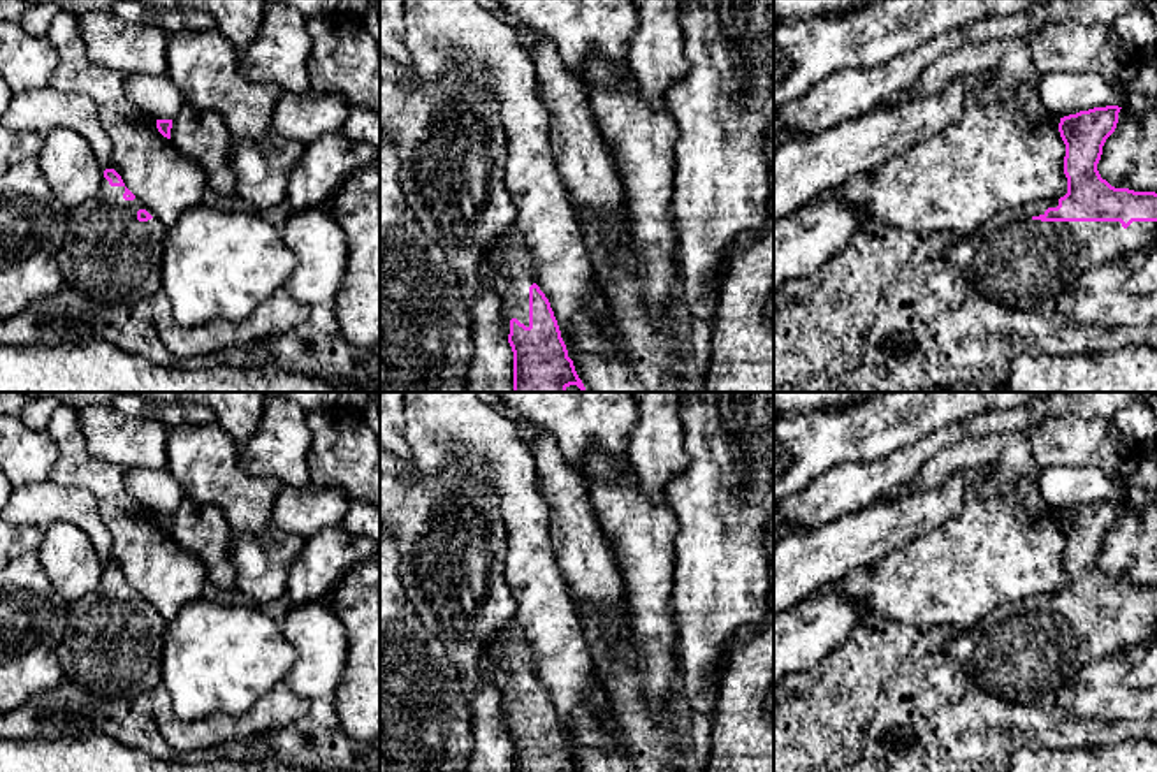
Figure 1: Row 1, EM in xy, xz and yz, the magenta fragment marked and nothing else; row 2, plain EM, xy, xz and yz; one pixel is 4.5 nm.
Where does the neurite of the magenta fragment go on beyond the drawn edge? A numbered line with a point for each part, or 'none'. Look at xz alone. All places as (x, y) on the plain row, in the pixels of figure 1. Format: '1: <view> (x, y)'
1: xz (509, 663)

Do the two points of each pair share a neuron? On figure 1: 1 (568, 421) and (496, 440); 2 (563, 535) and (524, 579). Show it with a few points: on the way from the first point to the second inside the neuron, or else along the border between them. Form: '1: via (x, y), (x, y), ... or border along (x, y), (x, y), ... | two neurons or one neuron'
1: border along (519, 426), (524, 431) | two neurons
2: border along (549, 507), (549, 540), (567, 586) | two neurons

